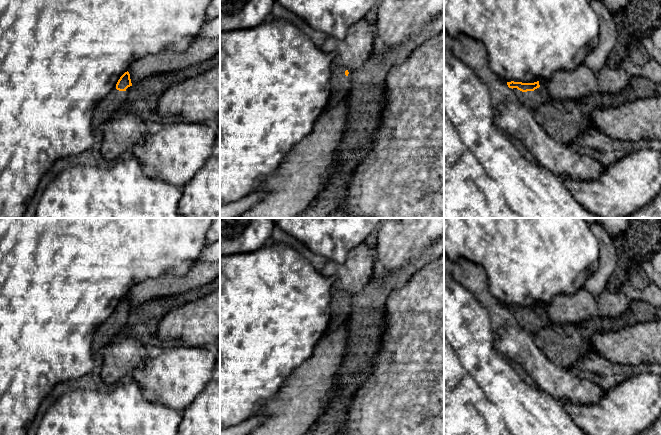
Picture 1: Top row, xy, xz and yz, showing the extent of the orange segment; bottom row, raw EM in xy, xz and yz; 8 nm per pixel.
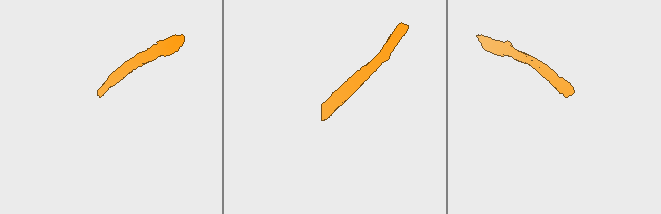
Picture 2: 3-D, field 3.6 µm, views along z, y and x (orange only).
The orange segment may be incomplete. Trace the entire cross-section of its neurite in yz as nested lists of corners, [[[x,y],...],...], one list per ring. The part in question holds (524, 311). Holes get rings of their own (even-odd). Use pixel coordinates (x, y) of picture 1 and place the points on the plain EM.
[[[511,305],[507,306],[507,309],[514,314],[517,324],[532,336],[535,336],[541,328],[549,326],[552,323],[544,305],[534,307]]]

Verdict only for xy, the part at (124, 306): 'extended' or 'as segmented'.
extended

